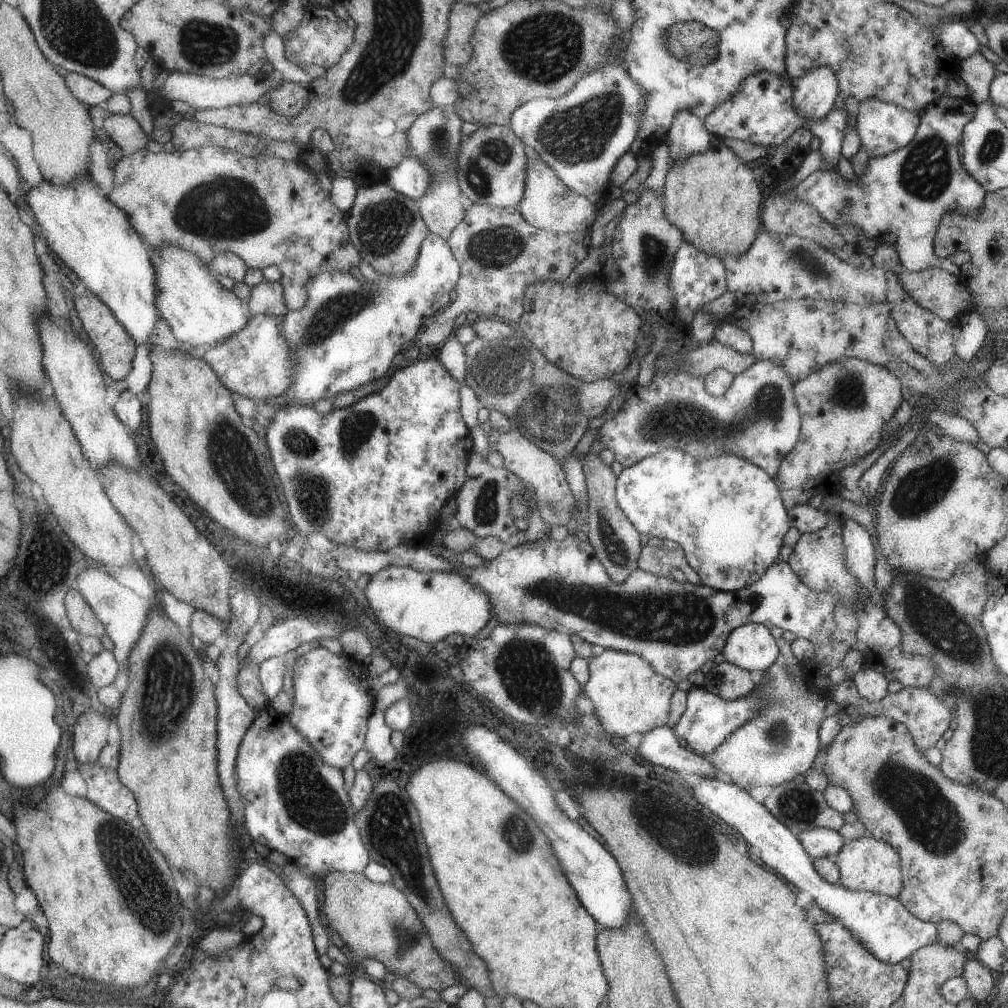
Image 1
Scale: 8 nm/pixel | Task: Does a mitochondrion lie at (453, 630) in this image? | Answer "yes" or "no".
no

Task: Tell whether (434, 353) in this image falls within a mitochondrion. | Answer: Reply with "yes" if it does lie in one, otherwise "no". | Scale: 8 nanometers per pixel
no

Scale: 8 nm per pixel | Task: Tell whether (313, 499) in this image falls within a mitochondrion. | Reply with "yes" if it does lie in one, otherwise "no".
yes

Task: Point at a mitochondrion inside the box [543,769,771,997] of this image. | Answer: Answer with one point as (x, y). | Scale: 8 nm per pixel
(657, 830)

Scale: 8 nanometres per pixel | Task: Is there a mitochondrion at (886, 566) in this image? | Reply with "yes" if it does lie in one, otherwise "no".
no

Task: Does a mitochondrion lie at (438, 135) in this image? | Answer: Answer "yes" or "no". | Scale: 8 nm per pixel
yes

